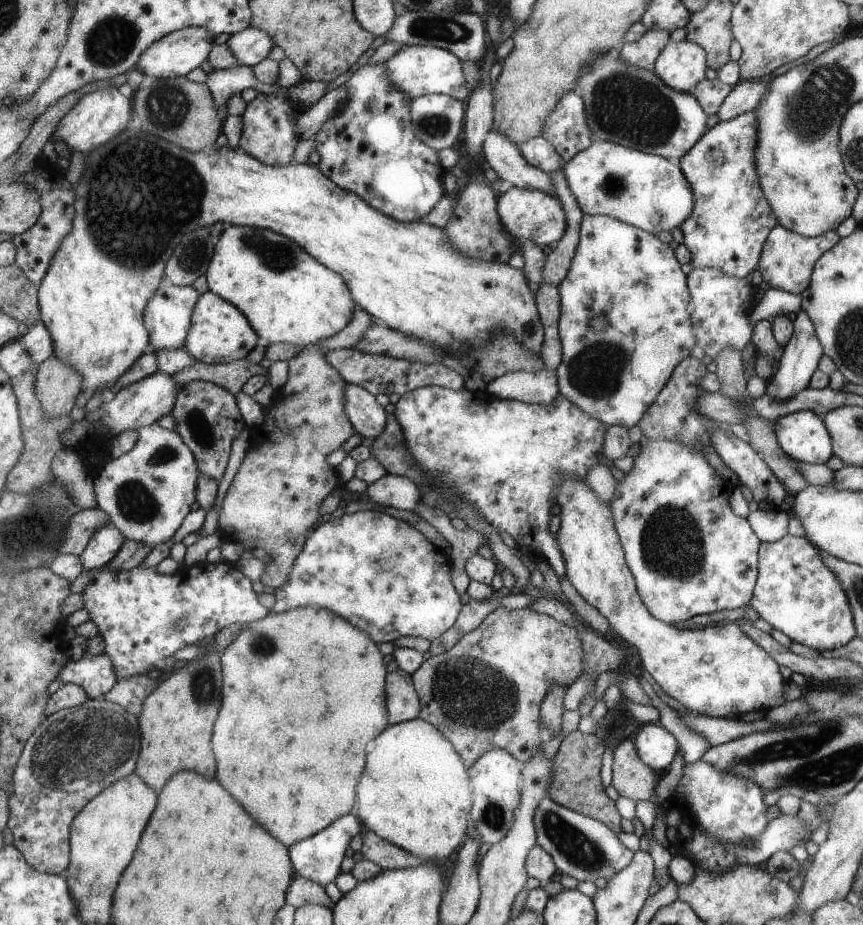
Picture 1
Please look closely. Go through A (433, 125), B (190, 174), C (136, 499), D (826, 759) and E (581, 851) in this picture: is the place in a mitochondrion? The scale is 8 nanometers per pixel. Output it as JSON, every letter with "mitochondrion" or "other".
{"A":"mitochondrion","B":"mitochondrion","C":"mitochondrion","D":"mitochondrion","E":"mitochondrion"}

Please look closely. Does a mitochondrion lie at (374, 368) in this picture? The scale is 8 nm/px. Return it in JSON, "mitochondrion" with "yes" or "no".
{"mitochondrion":"yes"}

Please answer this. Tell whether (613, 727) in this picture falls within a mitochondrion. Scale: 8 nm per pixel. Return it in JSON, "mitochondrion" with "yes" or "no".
{"mitochondrion":"no"}

